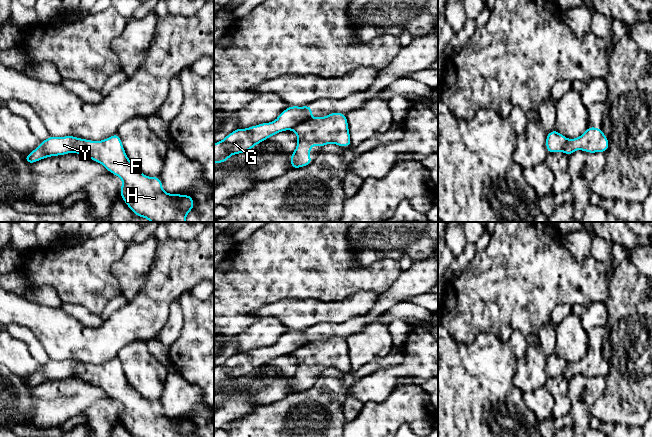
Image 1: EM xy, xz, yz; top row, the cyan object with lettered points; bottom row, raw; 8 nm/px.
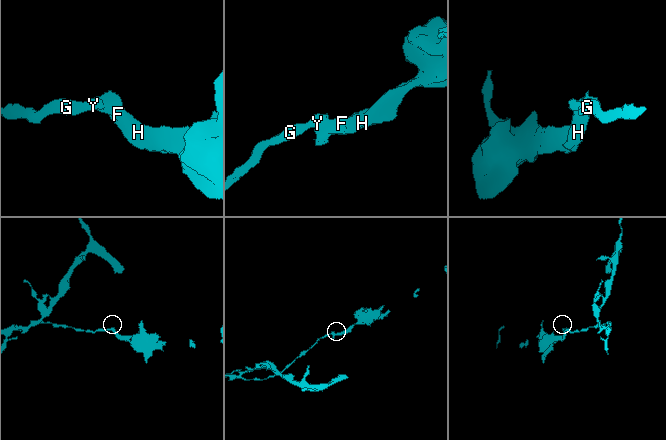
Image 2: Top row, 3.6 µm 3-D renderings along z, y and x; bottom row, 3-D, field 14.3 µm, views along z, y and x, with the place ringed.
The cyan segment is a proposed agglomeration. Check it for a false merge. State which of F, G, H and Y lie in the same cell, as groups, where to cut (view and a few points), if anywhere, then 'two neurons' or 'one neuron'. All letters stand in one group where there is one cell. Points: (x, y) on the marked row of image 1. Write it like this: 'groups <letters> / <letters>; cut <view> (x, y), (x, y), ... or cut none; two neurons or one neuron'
groups F H / G Y; cut xz (310, 117), (300, 121), (292, 129); two neurons

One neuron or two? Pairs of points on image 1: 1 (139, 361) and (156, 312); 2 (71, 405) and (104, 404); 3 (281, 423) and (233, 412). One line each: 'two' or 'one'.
1: two
2: two
3: two

